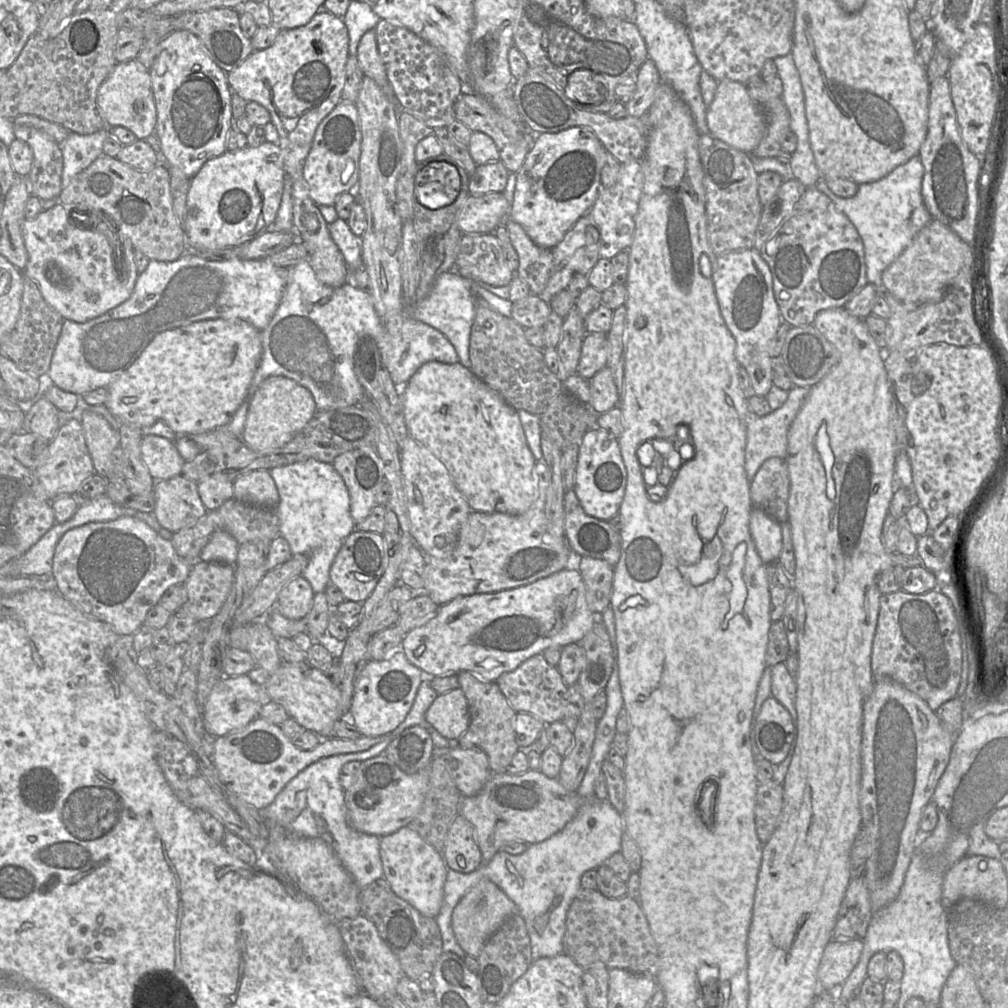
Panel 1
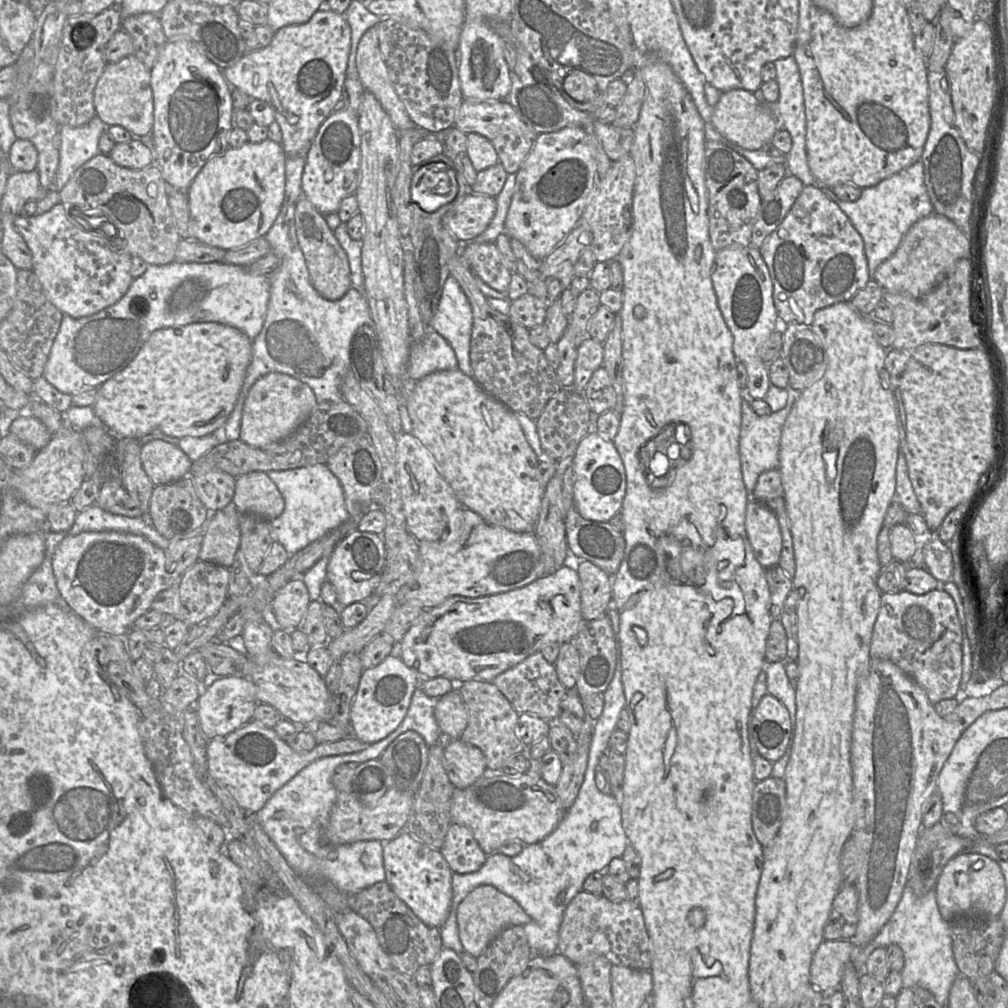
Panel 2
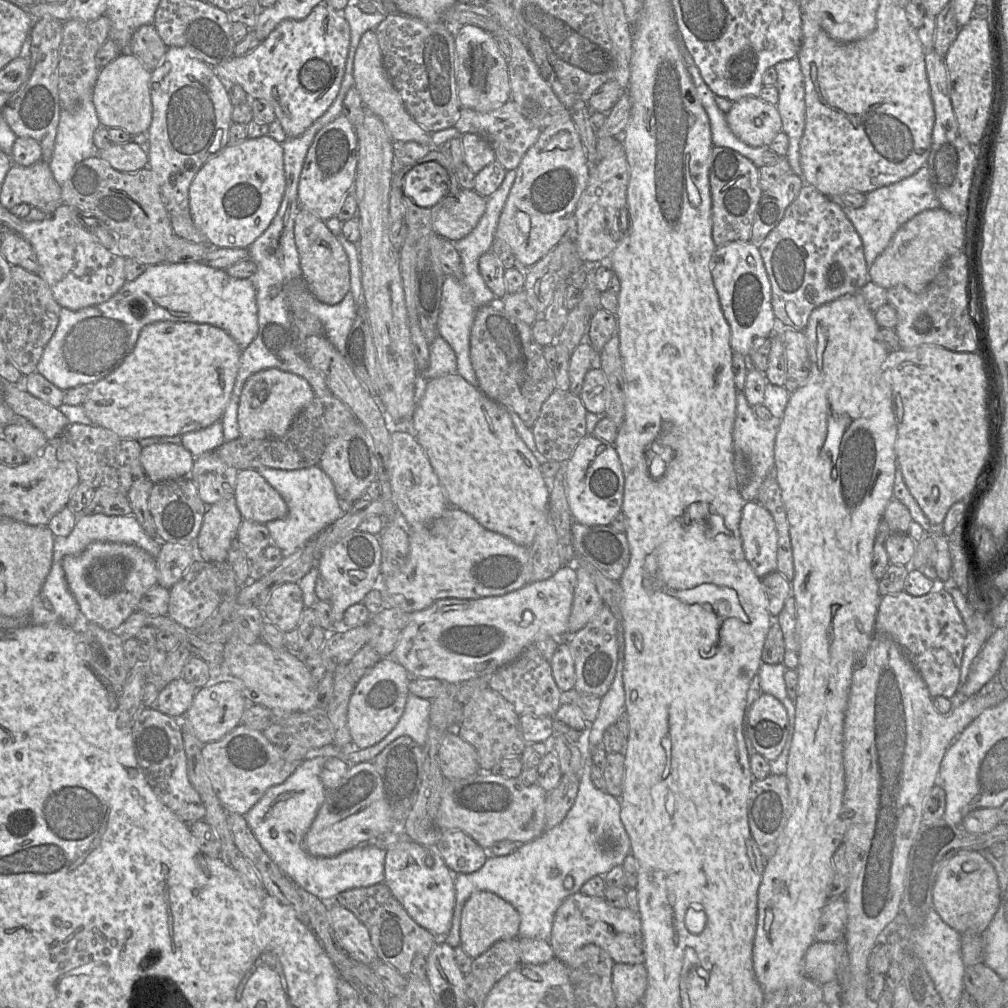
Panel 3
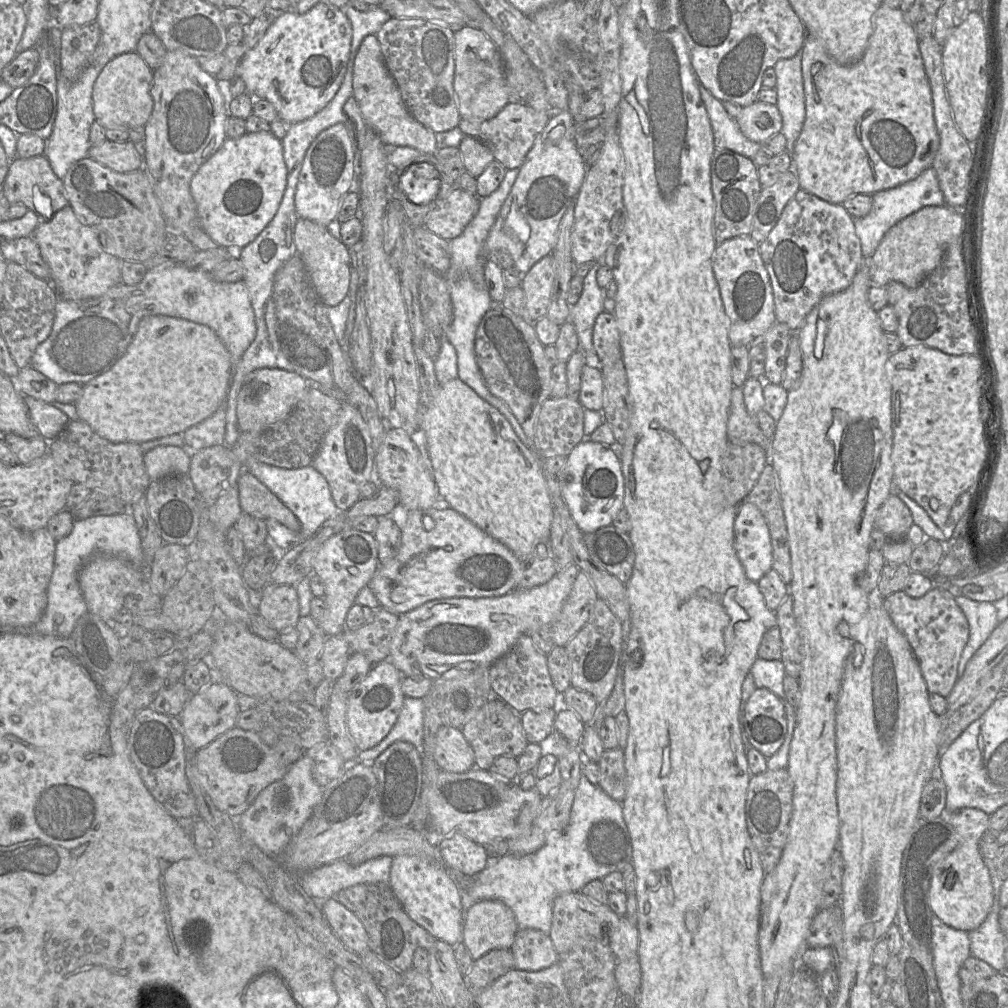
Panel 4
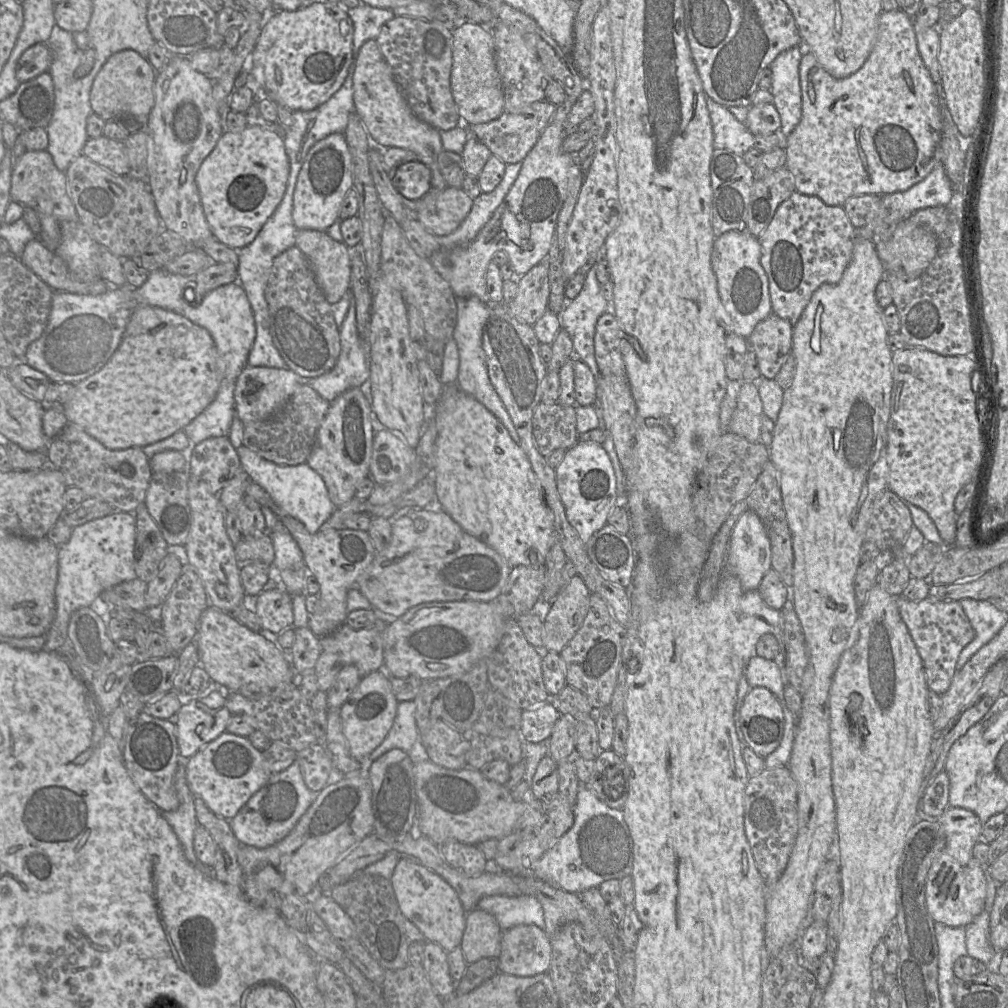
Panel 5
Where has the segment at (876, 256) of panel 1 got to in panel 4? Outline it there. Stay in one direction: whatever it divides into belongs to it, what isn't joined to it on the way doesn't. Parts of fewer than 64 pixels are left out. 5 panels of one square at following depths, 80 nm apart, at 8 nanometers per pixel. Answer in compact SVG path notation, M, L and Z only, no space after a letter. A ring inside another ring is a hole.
M931 166L924 169L916 178L904 184L872 194L872 208L869 213L863 217L853 218L863 257L870 259L886 232L902 219L925 206L942 205L945 205L944 196L939 187L937 173Z

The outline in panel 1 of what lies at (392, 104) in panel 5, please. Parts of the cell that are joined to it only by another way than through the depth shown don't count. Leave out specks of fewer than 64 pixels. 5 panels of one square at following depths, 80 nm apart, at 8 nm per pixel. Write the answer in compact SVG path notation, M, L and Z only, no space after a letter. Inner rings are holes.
M375 29L368 30L362 35L356 57L363 75L373 79L383 92L395 101L393 89L378 52Z

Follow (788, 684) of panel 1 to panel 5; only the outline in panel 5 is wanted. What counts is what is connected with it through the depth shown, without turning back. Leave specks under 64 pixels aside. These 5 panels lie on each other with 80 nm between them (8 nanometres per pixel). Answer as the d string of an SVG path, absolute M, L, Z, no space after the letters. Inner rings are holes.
M757 655L752 656L745 667L744 677L750 688L764 687L777 698L781 707L784 705L781 702L785 701L786 682L783 672L773 660L767 660Z

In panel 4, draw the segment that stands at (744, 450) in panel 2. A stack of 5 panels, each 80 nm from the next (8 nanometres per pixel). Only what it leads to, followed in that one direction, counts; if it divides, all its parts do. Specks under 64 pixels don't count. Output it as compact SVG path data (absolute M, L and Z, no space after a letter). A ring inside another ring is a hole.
M734 386L731 395L731 405L727 424L729 441L733 443L755 443L770 449L772 439L769 439L760 429L756 417L752 417L745 406L743 388Z

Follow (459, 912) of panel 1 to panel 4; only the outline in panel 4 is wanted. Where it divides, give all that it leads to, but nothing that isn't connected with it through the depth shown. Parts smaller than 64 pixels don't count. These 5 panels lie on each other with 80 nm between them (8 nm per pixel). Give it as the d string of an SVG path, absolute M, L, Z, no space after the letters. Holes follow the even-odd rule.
M481 900L464 915L463 941L475 961L495 949L510 949L519 930L513 911L498 900Z

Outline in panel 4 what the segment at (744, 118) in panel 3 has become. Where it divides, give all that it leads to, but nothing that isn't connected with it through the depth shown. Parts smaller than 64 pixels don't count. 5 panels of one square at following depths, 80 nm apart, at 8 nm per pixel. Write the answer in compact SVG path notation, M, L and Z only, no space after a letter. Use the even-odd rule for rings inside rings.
M755 101L742 107L734 119L742 134L756 143L768 140L782 129L782 116L775 104Z

